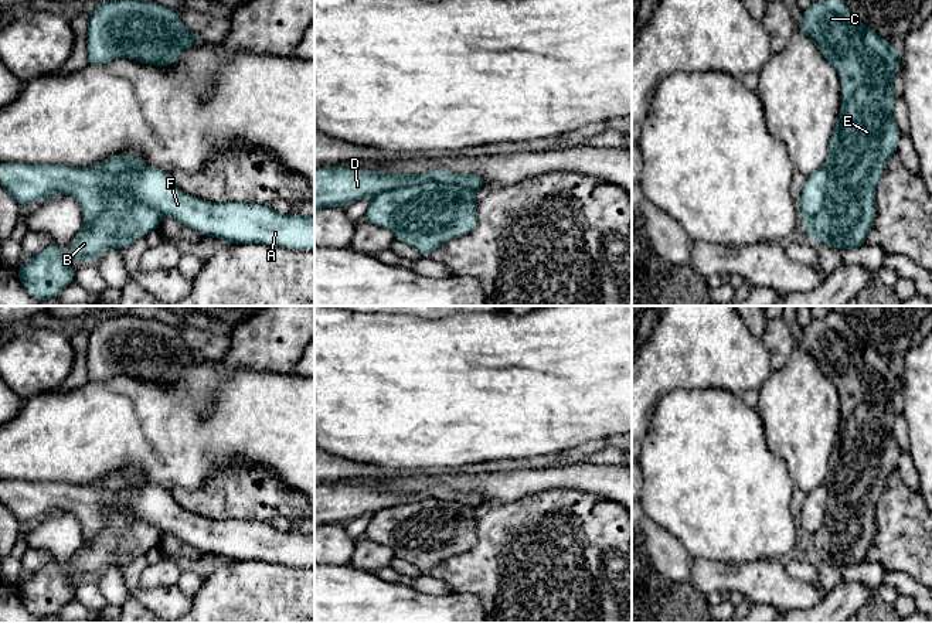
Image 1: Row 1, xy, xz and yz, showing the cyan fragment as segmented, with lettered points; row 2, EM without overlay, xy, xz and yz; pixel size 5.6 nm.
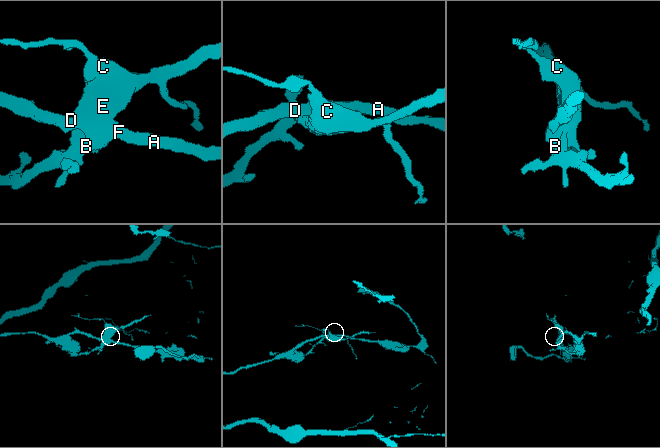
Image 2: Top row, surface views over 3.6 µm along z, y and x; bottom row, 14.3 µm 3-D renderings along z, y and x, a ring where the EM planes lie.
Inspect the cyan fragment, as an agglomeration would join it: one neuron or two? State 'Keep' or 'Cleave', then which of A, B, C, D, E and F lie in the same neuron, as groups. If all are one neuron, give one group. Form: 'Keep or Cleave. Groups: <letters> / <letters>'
Cleave. Groups: A D F / B C E

